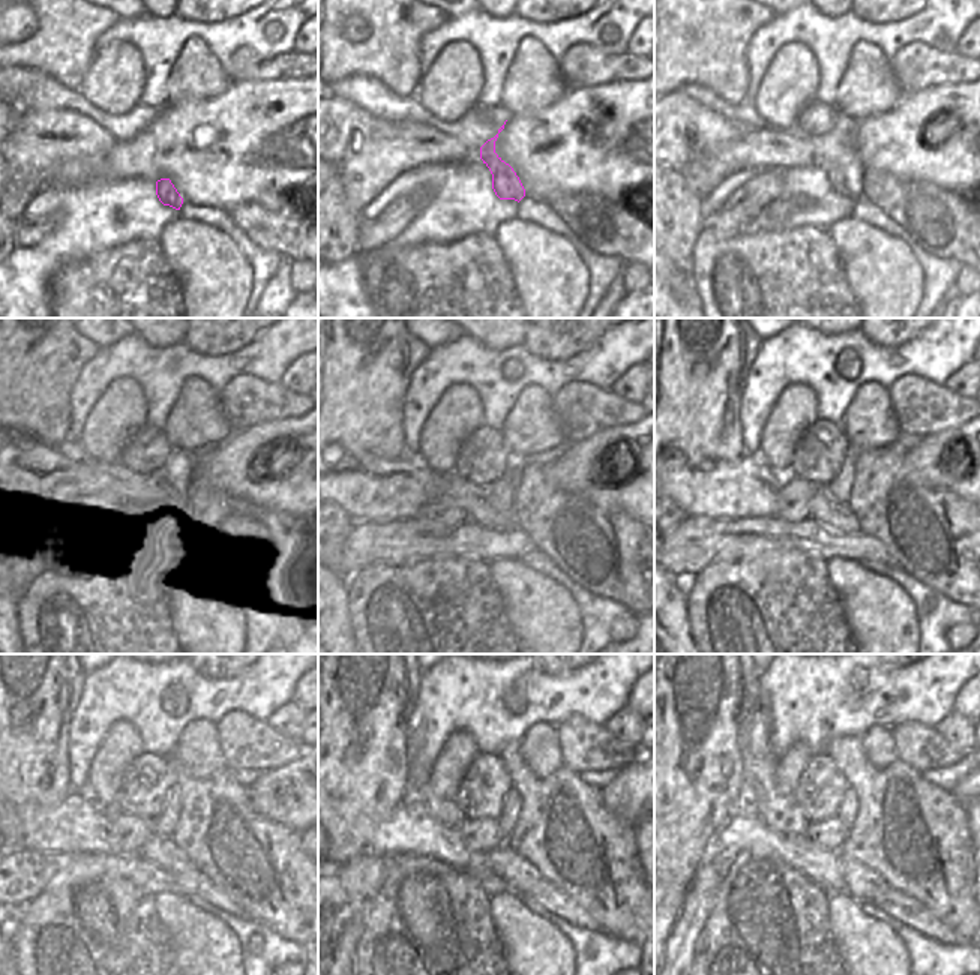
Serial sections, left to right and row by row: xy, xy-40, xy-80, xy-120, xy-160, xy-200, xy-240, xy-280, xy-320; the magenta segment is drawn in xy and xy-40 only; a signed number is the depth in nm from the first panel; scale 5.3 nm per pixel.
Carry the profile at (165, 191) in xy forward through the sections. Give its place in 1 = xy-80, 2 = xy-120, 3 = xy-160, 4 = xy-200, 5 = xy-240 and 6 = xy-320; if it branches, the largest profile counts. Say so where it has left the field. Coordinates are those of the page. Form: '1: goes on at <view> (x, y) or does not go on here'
1: goes on at xy-80 (836, 155)
2: goes on at xy-120 (171, 483)
3: goes on at xy-160 (503, 489)
4: goes on at xy-200 (839, 488)
5: goes on at xy-240 (165, 824)
6: goes on at xy-320 (848, 807)

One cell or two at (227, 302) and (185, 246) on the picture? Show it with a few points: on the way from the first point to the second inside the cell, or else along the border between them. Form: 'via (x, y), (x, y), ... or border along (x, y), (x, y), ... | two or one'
via (216, 288), (216, 279), (198, 260) | one

